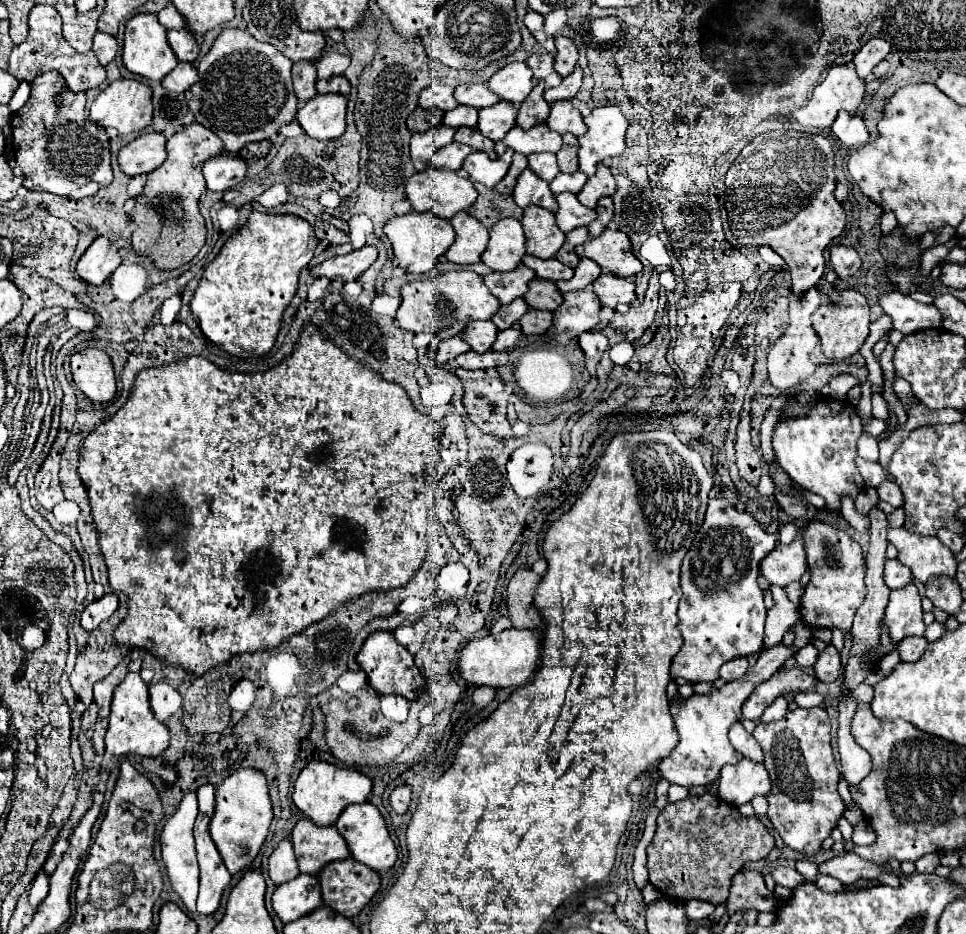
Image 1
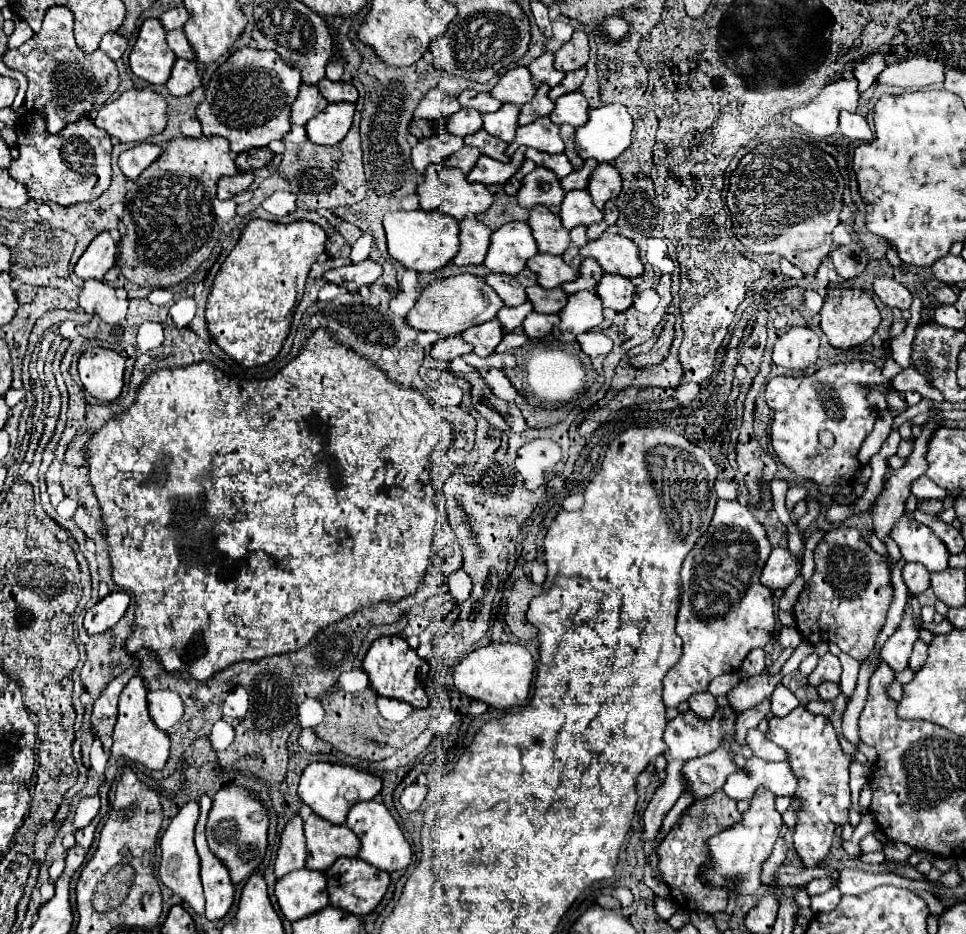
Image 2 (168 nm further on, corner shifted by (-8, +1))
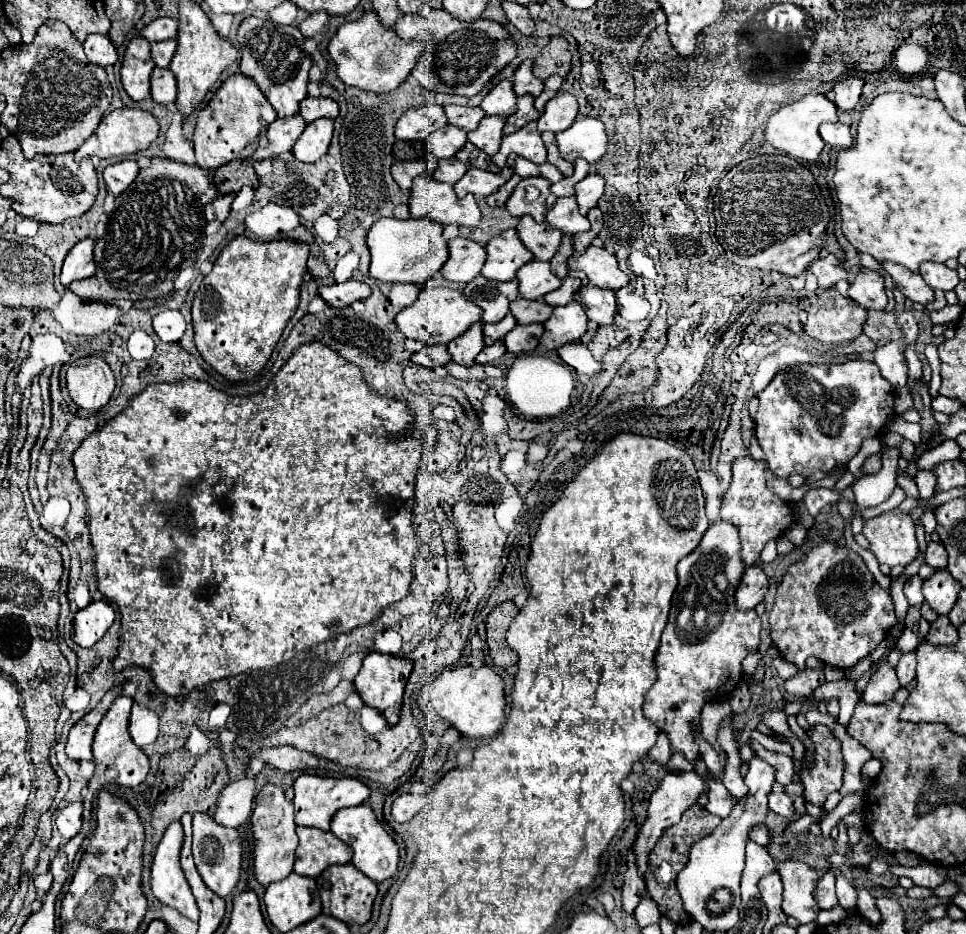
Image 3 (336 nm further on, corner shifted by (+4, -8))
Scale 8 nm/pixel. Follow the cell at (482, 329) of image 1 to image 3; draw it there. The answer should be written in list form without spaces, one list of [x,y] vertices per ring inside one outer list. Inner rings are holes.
[[[473,324],[463,336],[459,336],[447,344],[453,360],[463,366],[473,366],[475,356],[483,350],[483,346],[485,344],[483,344],[483,326],[481,324]]]

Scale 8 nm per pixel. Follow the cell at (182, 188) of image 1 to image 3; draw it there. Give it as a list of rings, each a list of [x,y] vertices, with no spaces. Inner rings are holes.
[[[151,158],[151,166],[143,168],[133,184],[115,198],[115,210],[107,218],[107,232],[95,244],[97,272],[87,280],[73,282],[69,288],[85,300],[163,300],[173,292],[173,282],[181,270],[193,266],[197,250],[203,246],[205,216],[203,208],[207,202],[217,198],[215,184],[211,184],[211,172],[197,166],[185,164],[171,158]]]

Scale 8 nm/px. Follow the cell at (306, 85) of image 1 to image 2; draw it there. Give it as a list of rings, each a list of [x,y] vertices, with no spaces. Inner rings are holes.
[[[301,85],[299,95],[291,107],[291,123],[305,127],[311,117],[323,111],[323,107],[327,107],[327,101],[319,95],[319,89]]]

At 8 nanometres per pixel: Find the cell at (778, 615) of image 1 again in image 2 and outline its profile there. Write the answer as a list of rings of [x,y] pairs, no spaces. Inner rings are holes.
[[[783,627],[779,633],[779,643],[781,647],[799,647],[799,643],[803,641],[803,637],[799,635],[799,631],[795,627]]]

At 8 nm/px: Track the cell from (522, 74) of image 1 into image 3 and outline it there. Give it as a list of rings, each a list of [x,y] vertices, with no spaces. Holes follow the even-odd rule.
[[[501,80],[481,102],[481,108],[487,116],[511,116],[515,112],[515,100],[517,94],[513,92],[513,82],[511,80]]]

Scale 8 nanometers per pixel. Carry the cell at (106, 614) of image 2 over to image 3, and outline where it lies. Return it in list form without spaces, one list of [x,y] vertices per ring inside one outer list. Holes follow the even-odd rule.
[[[105,600],[91,602],[87,608],[79,610],[75,616],[73,642],[83,648],[91,648],[97,640],[105,636],[113,620],[115,620],[115,610],[111,608],[109,602]]]

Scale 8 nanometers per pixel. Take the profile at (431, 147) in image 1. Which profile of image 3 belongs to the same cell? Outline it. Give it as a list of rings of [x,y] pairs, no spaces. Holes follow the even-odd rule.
[[[417,158],[417,160],[397,160],[391,166],[391,174],[393,174],[395,182],[399,184],[399,188],[403,188],[403,190],[409,190],[413,178],[419,176],[419,174],[425,174],[425,170],[427,170],[425,158]]]

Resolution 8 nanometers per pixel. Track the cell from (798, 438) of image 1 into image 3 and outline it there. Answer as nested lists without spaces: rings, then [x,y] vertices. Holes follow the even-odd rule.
[[[849,360],[831,366],[803,364],[777,372],[773,382],[757,394],[759,410],[755,416],[755,436],[765,452],[767,466],[779,478],[789,478],[791,474],[809,478],[815,472],[829,472],[831,468],[849,462],[865,438],[883,434],[887,418],[893,414],[893,394],[895,390],[881,378],[877,364],[869,360]]]

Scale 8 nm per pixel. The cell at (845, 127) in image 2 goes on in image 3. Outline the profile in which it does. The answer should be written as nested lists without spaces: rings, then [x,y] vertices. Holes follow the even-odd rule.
[[[823,122],[819,128],[821,138],[833,146],[833,148],[849,148],[853,144],[853,136],[849,132],[849,126],[841,124],[841,122]]]

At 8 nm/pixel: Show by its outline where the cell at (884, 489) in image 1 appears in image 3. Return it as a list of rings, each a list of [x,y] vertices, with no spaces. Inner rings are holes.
[[[891,510],[875,516],[863,526],[865,538],[871,542],[871,552],[881,564],[909,566],[919,556],[915,524],[907,512]]]

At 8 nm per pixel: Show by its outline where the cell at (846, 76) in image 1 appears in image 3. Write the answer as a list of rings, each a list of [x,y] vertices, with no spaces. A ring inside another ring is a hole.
[[[809,94],[809,96],[803,96],[801,100],[797,102],[791,102],[787,106],[783,106],[779,112],[775,112],[771,118],[769,118],[769,126],[767,126],[767,138],[769,142],[785,152],[789,158],[793,160],[807,160],[807,162],[813,162],[817,160],[819,152],[823,150],[825,142],[823,138],[819,136],[819,126],[821,122],[825,120],[831,120],[835,122],[837,120],[837,110],[835,110],[835,104],[823,96],[823,94]]]

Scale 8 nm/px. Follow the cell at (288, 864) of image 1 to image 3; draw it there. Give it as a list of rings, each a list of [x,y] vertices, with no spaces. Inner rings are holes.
[[[263,786],[263,790],[255,798],[255,810],[253,810],[253,834],[255,834],[255,876],[261,886],[269,886],[273,882],[283,880],[293,872],[295,862],[295,848],[297,848],[297,834],[295,834],[295,822],[293,822],[293,804],[287,800],[281,788],[277,786]]]

